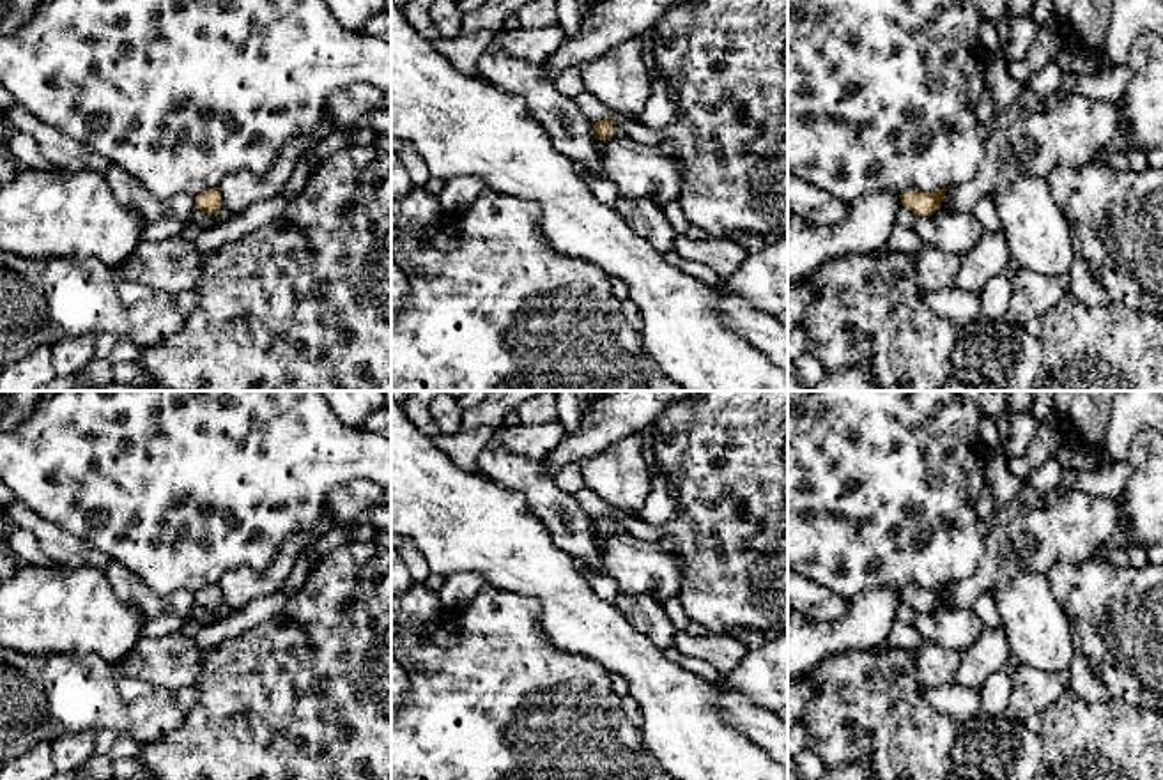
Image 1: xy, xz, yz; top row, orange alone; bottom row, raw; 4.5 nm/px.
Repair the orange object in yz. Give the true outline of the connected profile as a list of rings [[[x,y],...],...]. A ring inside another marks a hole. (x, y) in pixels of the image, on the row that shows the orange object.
[[[947,186],[933,191],[905,191],[899,195],[903,207],[910,209],[913,216],[931,216],[942,207]]]

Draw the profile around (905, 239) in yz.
[[[896,225],[885,249],[915,255],[922,244],[922,239],[912,226]]]

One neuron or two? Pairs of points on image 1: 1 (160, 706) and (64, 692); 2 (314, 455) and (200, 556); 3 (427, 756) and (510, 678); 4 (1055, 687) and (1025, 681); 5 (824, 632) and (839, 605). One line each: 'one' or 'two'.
1: one
2: one
3: one
4: one
5: two

